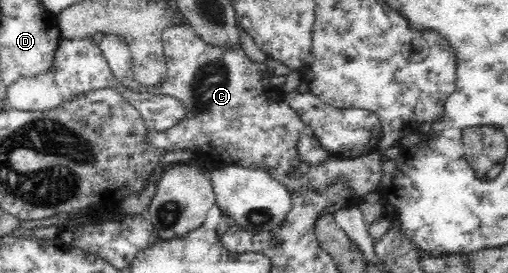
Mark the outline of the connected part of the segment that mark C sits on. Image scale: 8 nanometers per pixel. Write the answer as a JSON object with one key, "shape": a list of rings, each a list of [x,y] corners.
{"shape":[[[180,23],[179,25],[168,26],[163,30],[161,39],[163,40],[163,51],[165,52],[165,63],[167,66],[166,78],[159,85],[144,86],[136,82],[133,76],[133,58],[129,44],[120,36],[104,35],[99,42],[102,56],[106,59],[113,75],[124,85],[132,90],[140,92],[148,91],[158,95],[166,95],[177,98],[186,111],[186,118],[180,120],[178,125],[166,132],[157,132],[150,129],[148,131],[148,145],[154,147],[156,151],[164,153],[176,150],[191,150],[194,154],[193,162],[196,165],[209,164],[215,169],[218,165],[224,166],[226,163],[236,166],[250,167],[254,170],[263,170],[270,174],[270,177],[278,180],[290,193],[308,189],[310,191],[327,191],[335,181],[346,181],[352,188],[351,206],[362,201],[362,196],[370,192],[382,190],[381,172],[382,159],[380,152],[372,153],[352,158],[332,157],[327,161],[320,162],[316,166],[311,166],[306,174],[293,174],[297,164],[300,162],[298,155],[299,138],[304,134],[311,134],[309,129],[302,123],[302,119],[295,110],[285,101],[285,97],[280,87],[272,86],[270,79],[273,77],[272,71],[268,70],[265,63],[250,61],[244,54],[240,46],[238,48],[221,48],[208,42],[204,42],[194,31],[193,27]]]}

